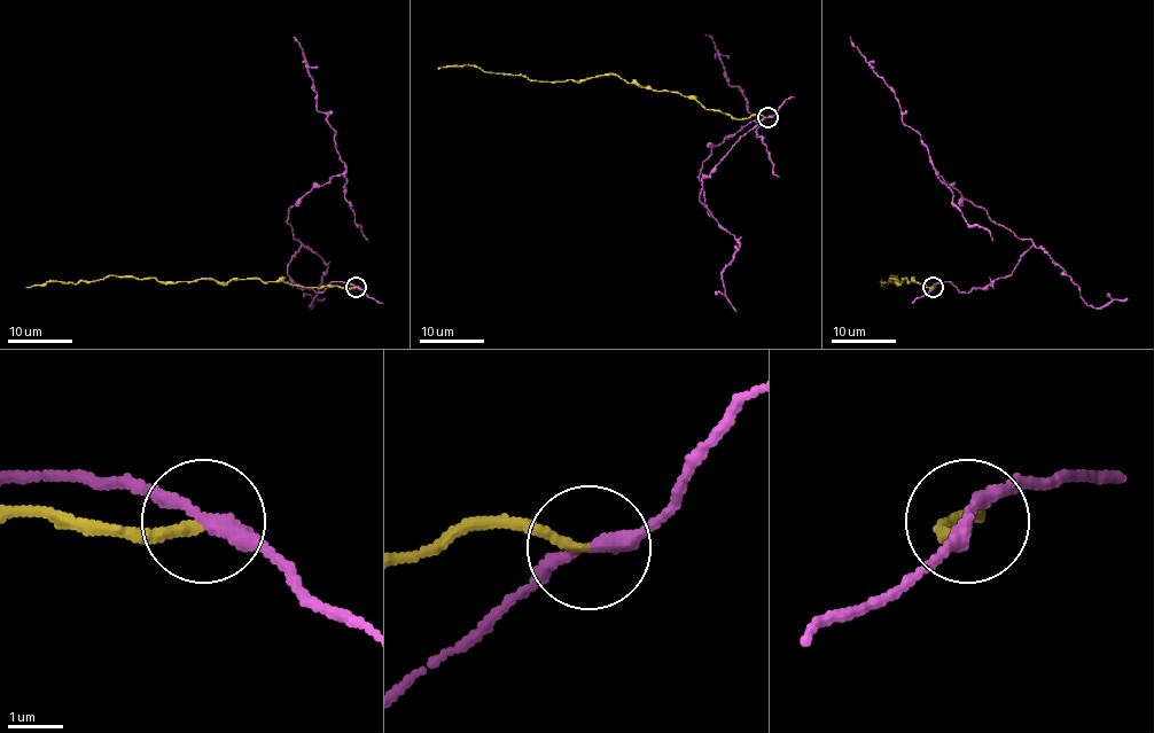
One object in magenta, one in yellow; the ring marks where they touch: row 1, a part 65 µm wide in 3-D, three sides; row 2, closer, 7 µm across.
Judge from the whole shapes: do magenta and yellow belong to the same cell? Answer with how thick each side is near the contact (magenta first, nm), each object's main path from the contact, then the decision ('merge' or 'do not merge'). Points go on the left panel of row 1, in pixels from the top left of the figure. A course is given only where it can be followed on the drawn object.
calibres 260 and 190 nm; course magenta (356, 287), (332, 282), (320, 291), (289, 279), (301, 243), (287, 221), (289, 207), (347, 168), (293, 37); course yellow (356, 287), (106, 275), (25, 287); do not merge

